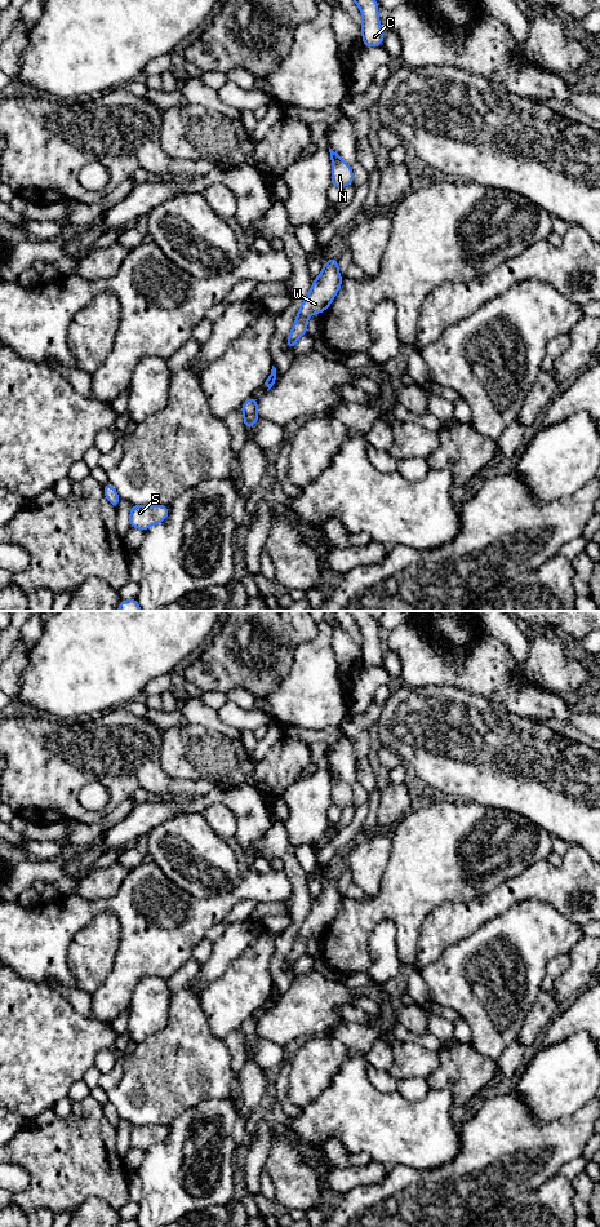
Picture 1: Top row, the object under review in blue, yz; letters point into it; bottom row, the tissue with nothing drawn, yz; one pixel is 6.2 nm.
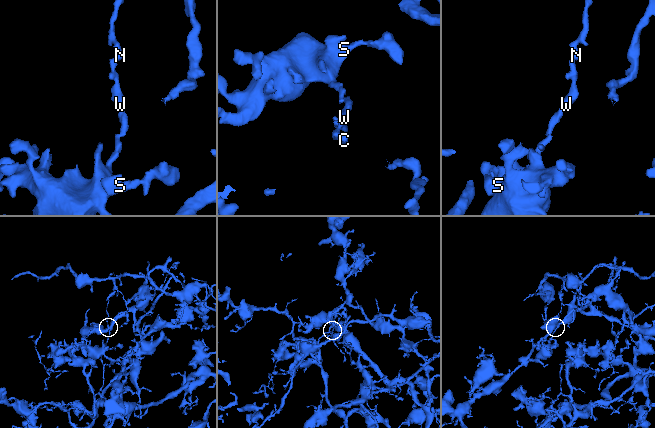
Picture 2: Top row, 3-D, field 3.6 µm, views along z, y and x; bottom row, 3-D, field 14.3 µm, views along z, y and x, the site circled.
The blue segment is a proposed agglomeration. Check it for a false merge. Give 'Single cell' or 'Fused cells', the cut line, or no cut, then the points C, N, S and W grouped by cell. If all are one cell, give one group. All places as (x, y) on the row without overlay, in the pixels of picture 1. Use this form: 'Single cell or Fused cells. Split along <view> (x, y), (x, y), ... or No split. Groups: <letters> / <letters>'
Fused cells. Split along yz (275, 1000), (267, 1006). Groups: C N W / S

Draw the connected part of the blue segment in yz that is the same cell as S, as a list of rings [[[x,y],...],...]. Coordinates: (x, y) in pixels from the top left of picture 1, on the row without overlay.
[[[133,1125],[129,1135],[130,1147],[147,1150],[166,1139],[169,1129],[166,1125]]]

